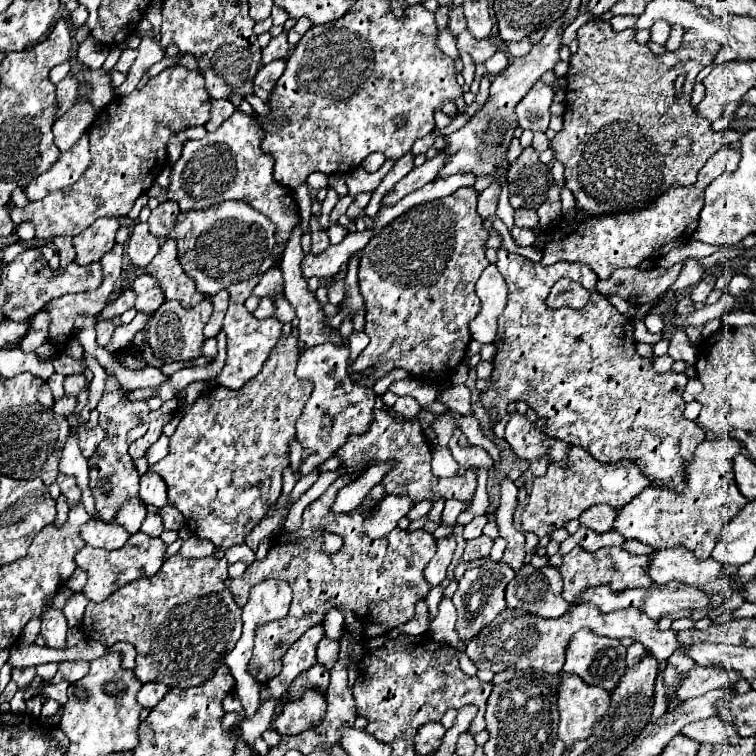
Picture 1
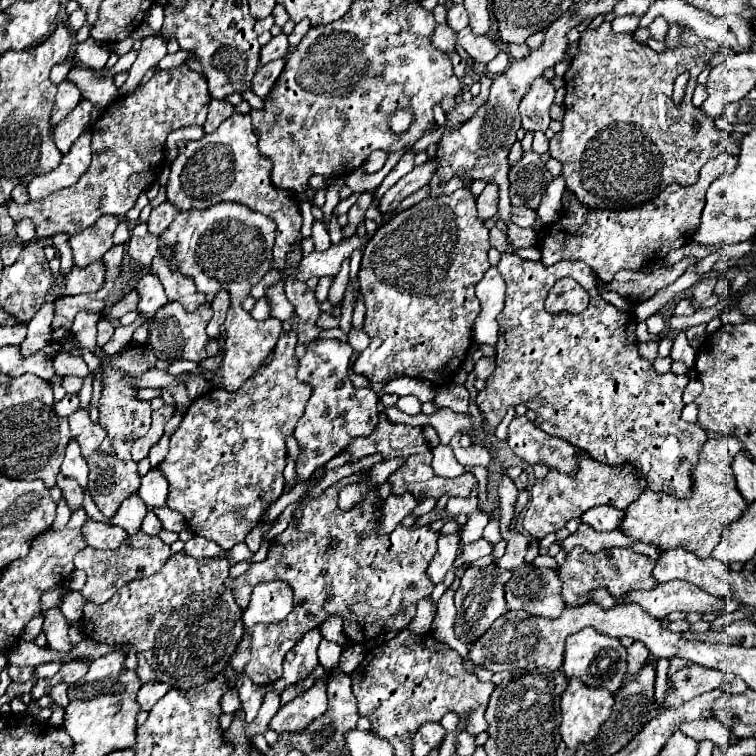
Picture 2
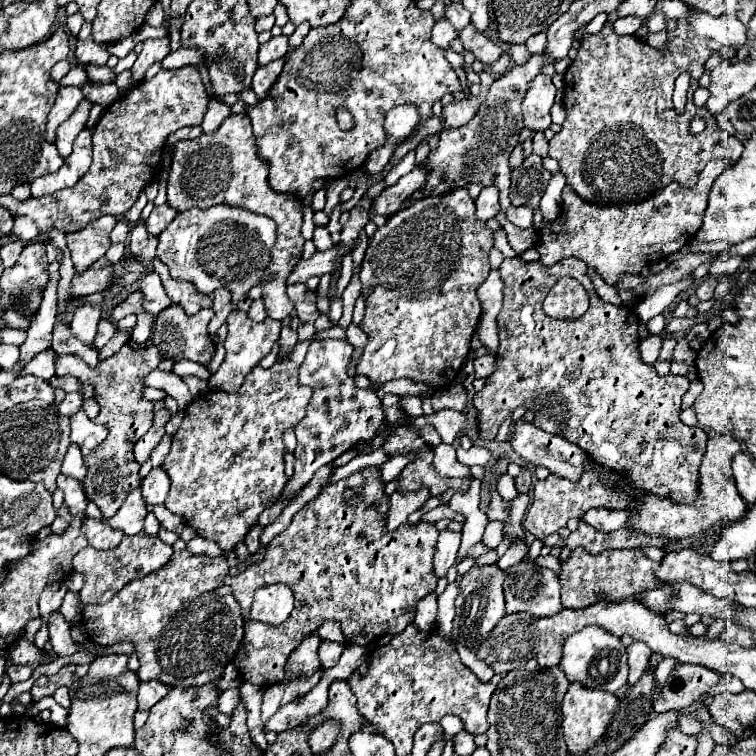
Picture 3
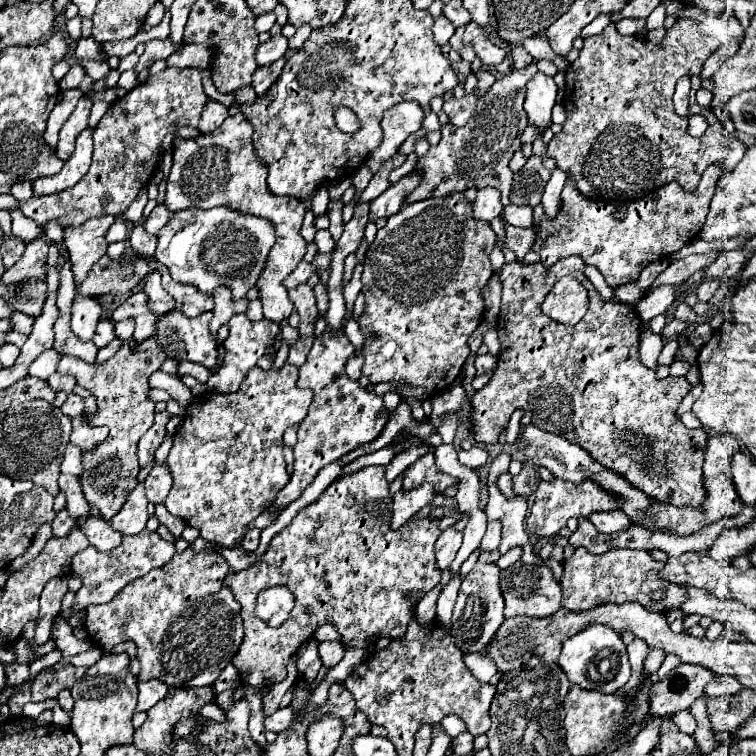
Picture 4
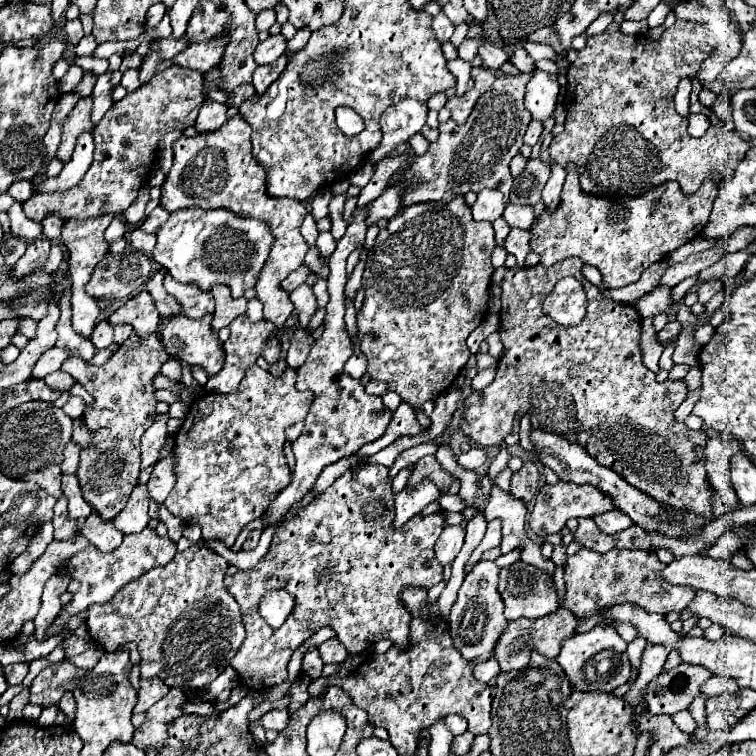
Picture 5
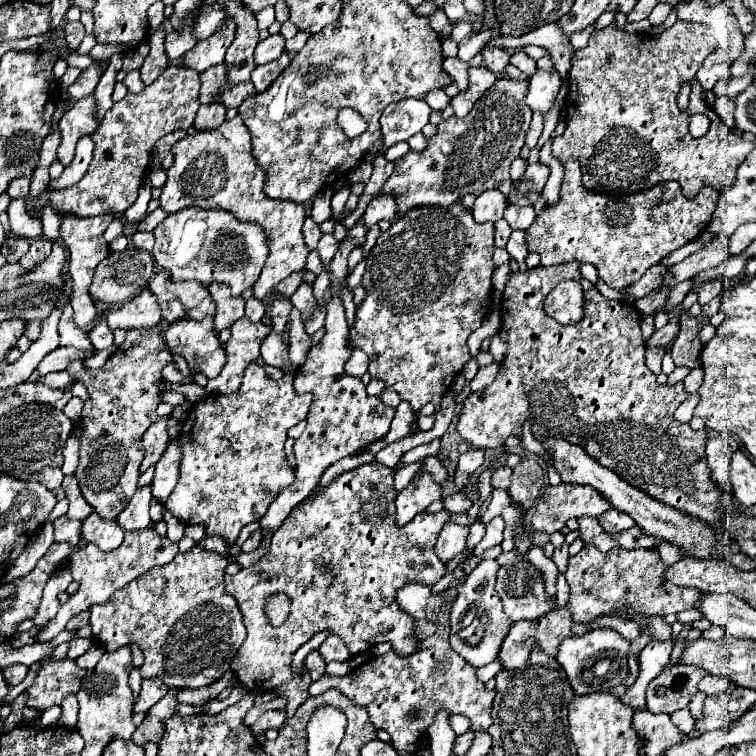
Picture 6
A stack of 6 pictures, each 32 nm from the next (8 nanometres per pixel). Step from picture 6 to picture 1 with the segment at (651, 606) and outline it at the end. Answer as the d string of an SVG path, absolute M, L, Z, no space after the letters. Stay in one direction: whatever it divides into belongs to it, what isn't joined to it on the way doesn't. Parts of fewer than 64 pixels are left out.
M576 546L564 556L562 566L558 568L562 574L562 580L564 580L564 598L568 602L572 602L580 594L580 590L590 588L590 586L600 586L600 584L612 586L614 592L620 592L626 588L644 588L644 586L652 584L652 580L648 580L648 574L644 572L644 560L648 560L648 558L630 554L620 546L606 546L596 552L588 552L584 548Z

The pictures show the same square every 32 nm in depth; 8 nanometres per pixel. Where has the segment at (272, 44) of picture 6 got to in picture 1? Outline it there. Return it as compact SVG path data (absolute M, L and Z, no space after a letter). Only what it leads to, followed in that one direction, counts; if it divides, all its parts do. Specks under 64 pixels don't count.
M286 32L274 36L266 48L262 48L262 64L270 64L272 60L288 56L288 36Z

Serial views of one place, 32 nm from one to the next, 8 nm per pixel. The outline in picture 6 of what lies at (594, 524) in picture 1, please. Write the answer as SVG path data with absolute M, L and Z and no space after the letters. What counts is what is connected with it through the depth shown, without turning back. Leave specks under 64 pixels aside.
M612 508L612 510L598 516L598 524L602 526L604 532L612 534L612 532L622 532L626 528L632 528L636 522L630 516L624 516L624 512Z

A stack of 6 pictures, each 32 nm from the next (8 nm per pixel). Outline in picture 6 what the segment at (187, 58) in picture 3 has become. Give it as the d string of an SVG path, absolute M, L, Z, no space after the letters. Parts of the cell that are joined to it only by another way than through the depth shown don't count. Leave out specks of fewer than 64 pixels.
M232 20L224 22L224 26L214 36L198 42L192 50L188 50L184 56L180 56L180 62L188 68L194 68L196 72L204 72L210 66L222 64L226 48L234 40L234 28L236 28L236 24Z

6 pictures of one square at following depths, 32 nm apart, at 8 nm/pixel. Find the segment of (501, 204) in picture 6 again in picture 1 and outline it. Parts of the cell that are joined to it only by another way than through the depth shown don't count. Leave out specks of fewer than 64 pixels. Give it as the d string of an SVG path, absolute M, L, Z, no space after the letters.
M492 182L480 196L478 196L478 214L482 218L488 218L496 212L496 204L498 204L498 194L500 194L500 182Z

